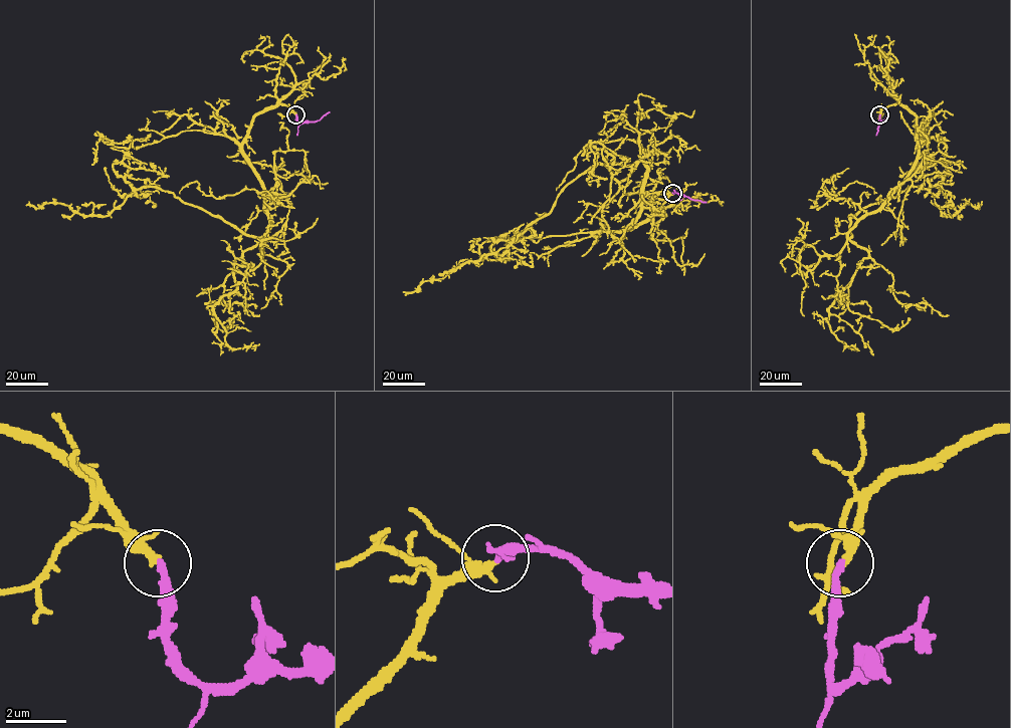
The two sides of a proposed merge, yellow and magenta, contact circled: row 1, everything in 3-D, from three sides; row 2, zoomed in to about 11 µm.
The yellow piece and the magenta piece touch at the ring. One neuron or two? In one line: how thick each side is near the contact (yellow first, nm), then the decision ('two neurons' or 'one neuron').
190/240 nm | one neuron

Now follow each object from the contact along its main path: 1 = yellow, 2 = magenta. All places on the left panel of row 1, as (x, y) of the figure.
1: (295, 114), (259, 112), (242, 145), (263, 188), (259, 237), (158, 187), (103, 216), (29, 201)
2: (295, 114), (296, 120), (301, 123), (318, 120), (330, 111)

